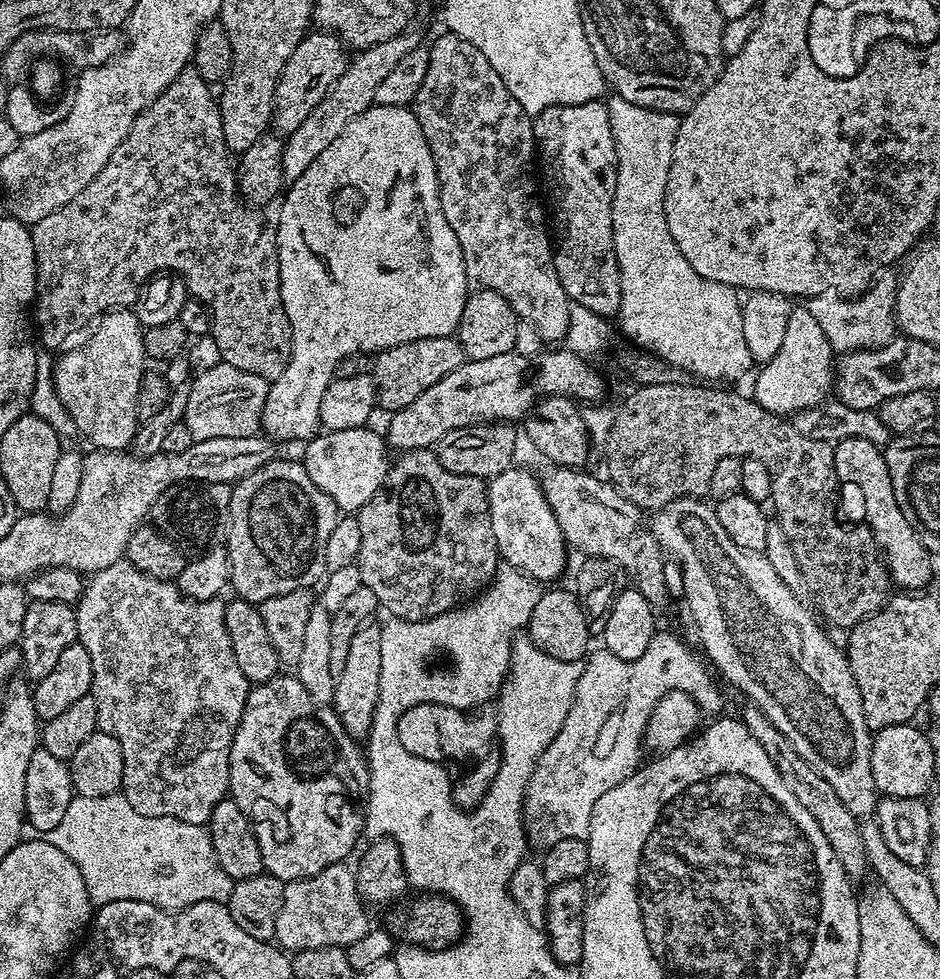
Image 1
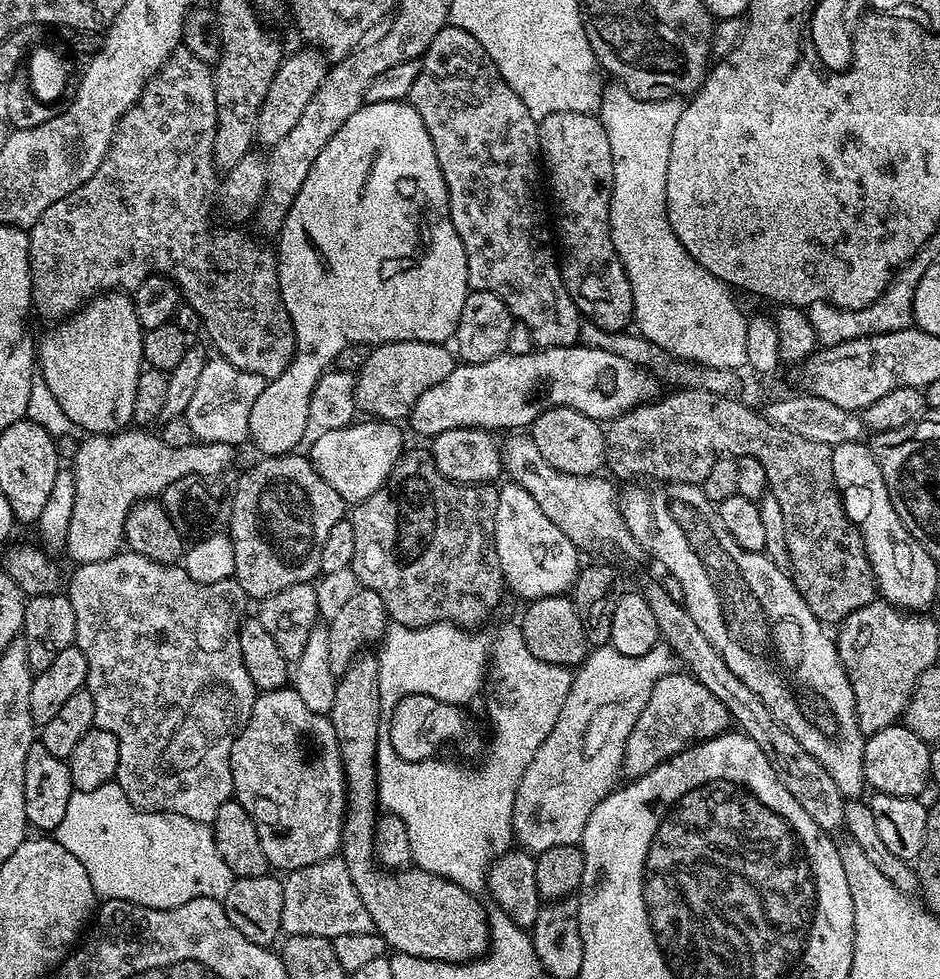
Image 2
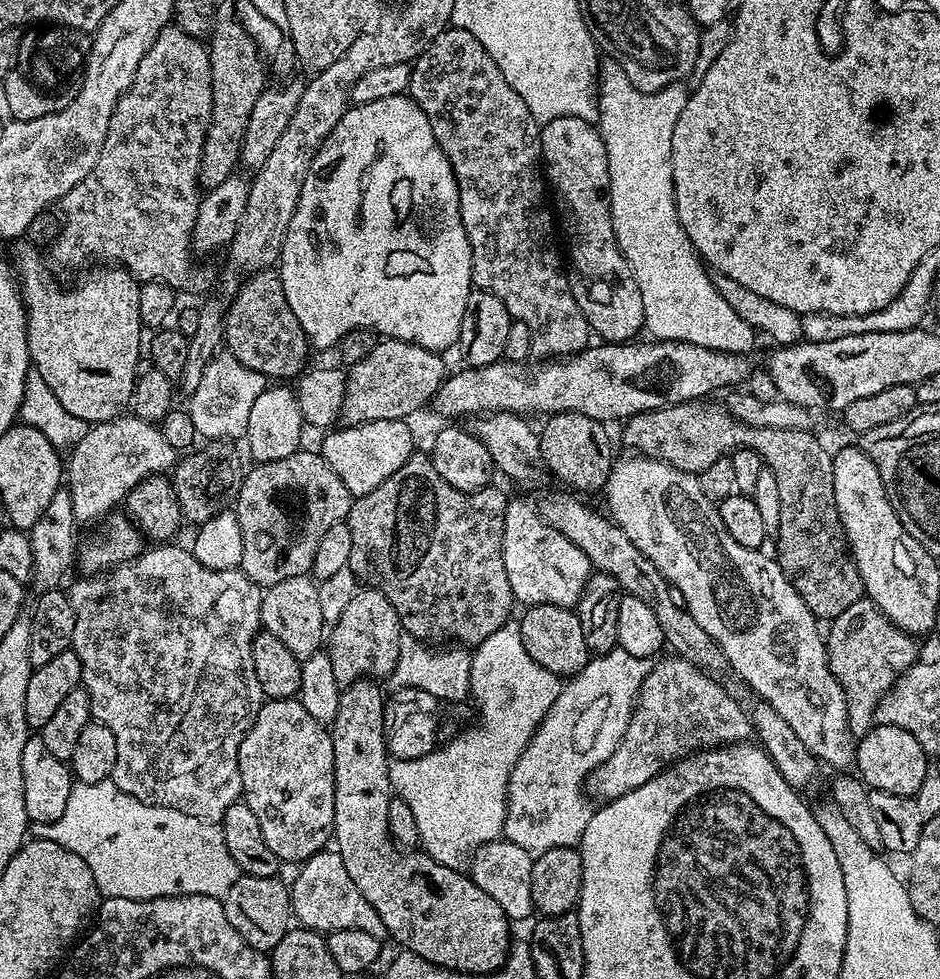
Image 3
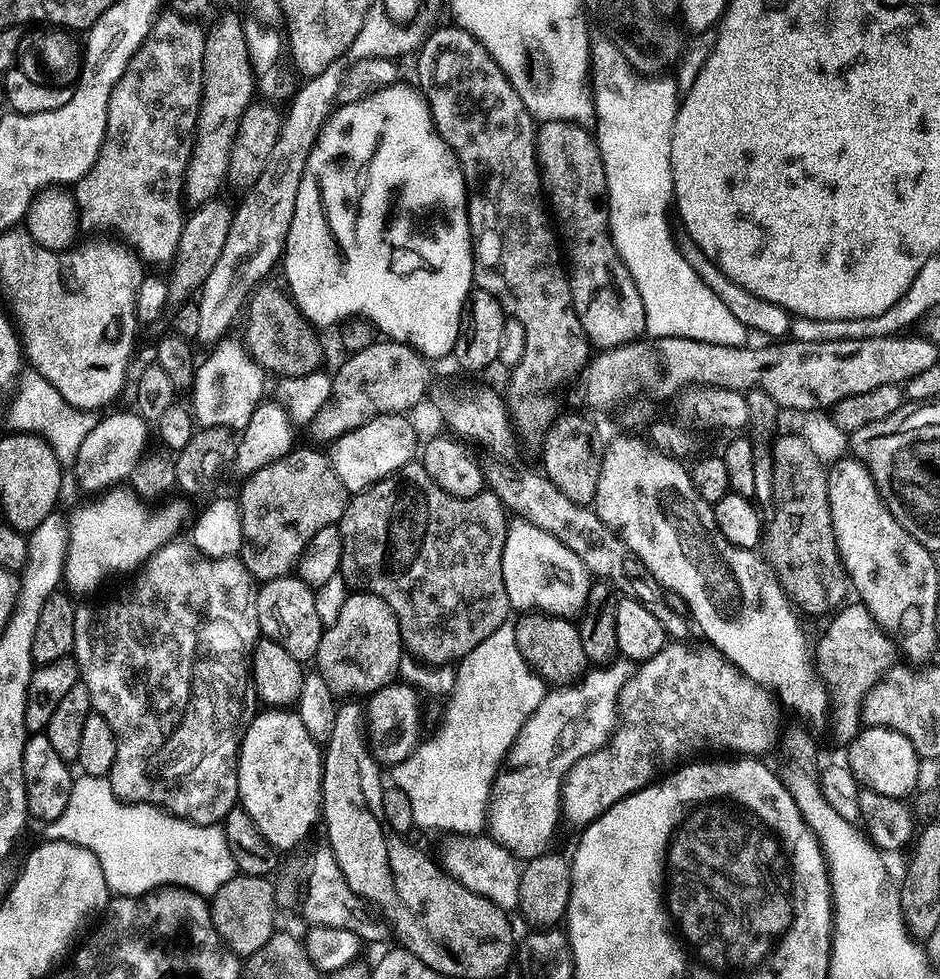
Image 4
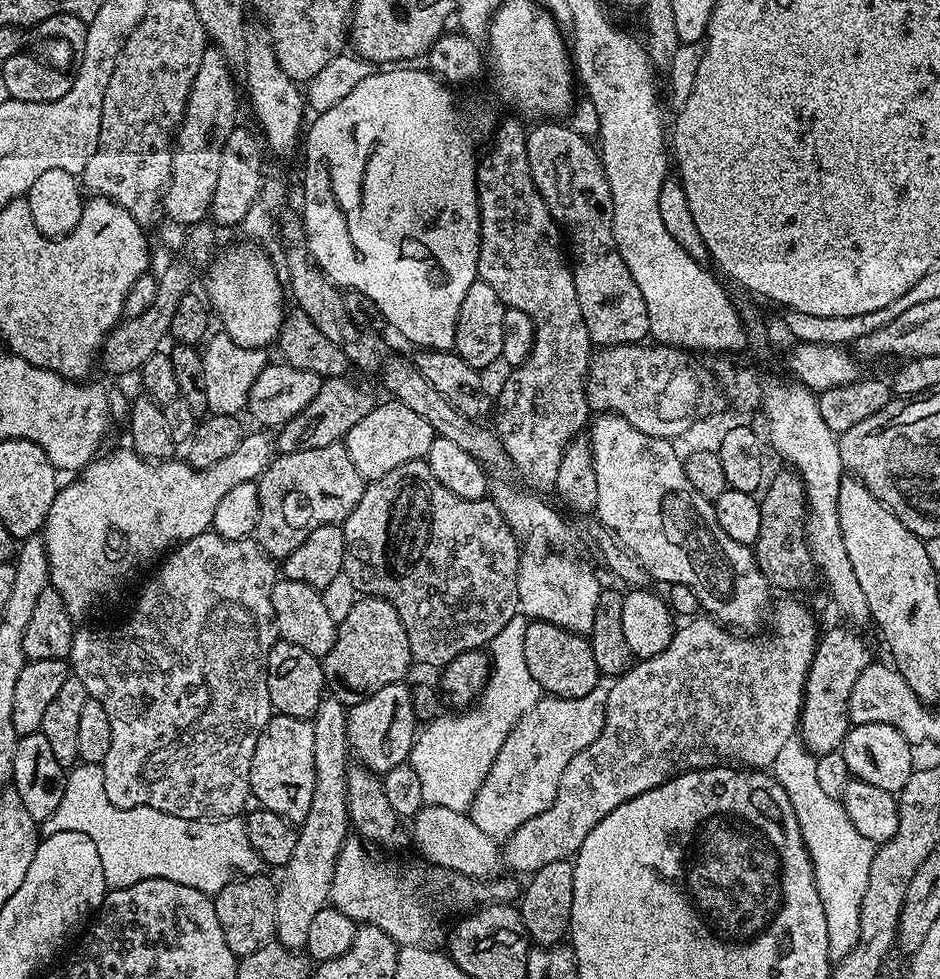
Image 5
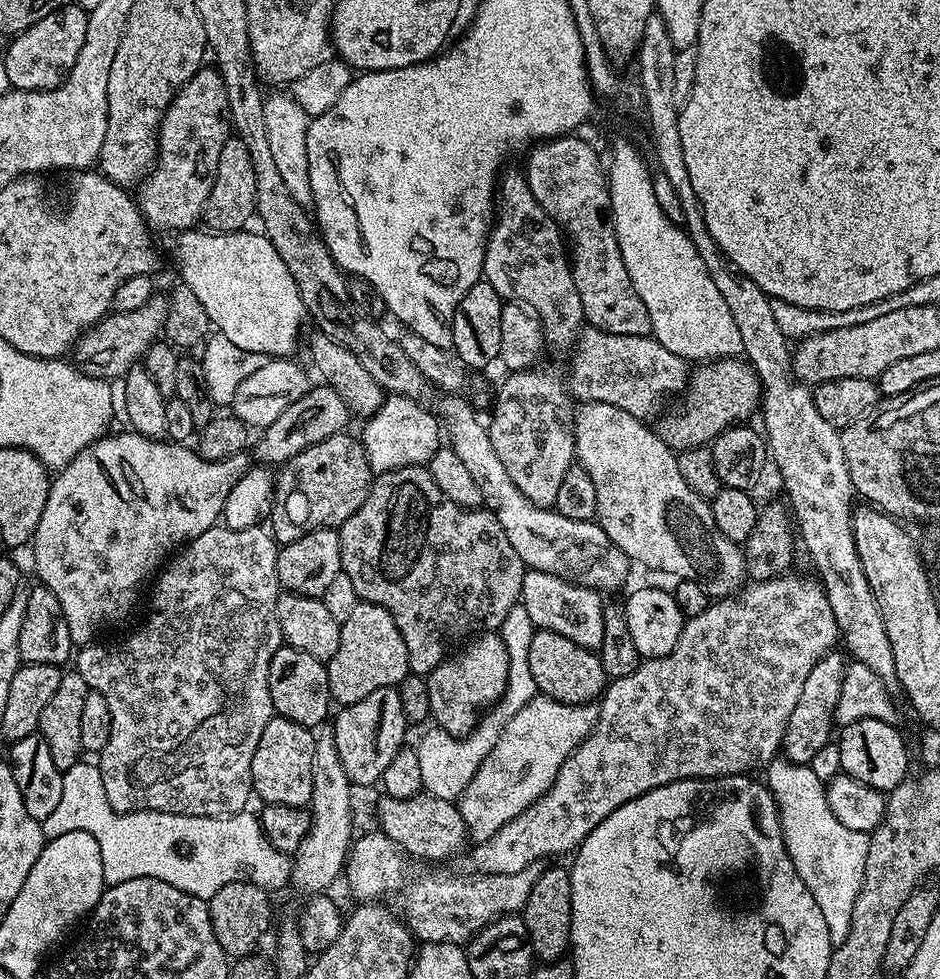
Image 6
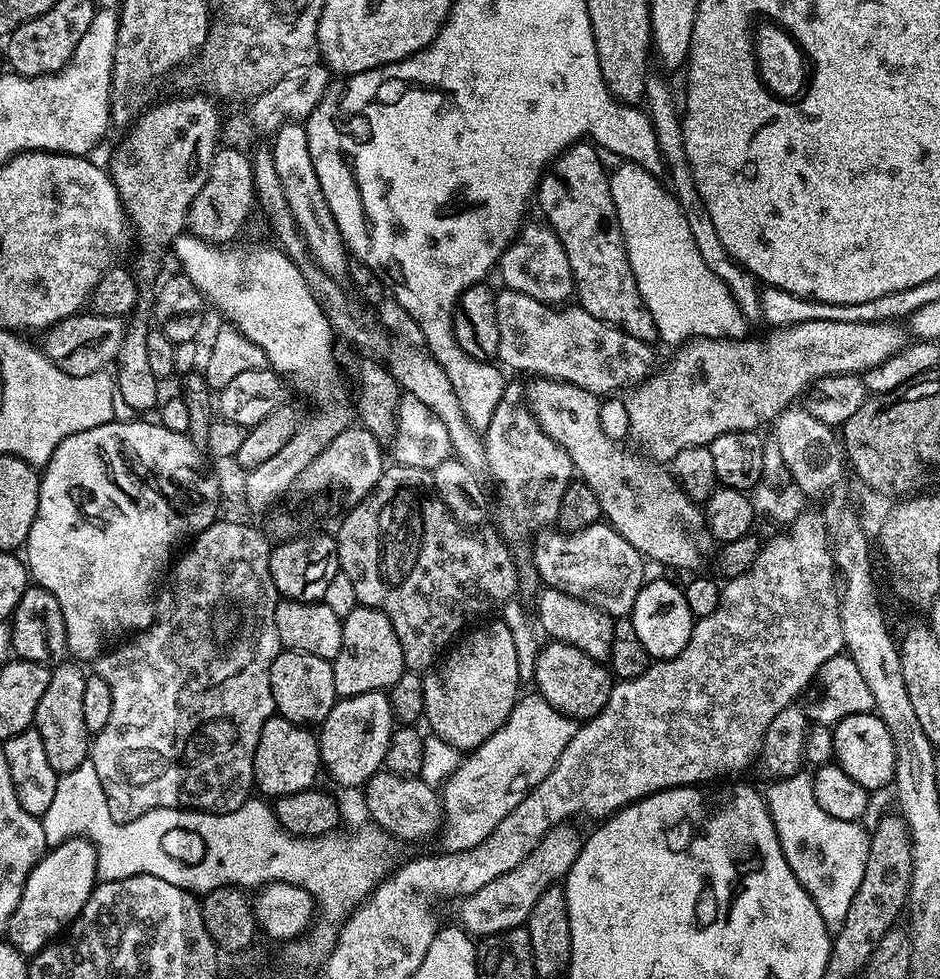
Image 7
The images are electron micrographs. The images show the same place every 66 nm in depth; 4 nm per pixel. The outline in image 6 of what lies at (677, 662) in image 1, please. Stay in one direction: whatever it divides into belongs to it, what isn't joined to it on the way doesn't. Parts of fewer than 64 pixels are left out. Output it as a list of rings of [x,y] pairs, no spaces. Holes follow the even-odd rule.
[[[538,694],[502,730],[498,742],[478,766],[474,778],[464,787],[458,807],[468,835],[479,842],[490,838],[506,822],[518,818],[538,797],[548,793],[562,762],[592,732],[598,708],[591,704],[563,704]]]

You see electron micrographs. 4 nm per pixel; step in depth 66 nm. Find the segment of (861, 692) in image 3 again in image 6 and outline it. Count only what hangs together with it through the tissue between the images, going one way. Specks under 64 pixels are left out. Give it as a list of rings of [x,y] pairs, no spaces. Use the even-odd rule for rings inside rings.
[[[833,650],[816,663],[810,674],[806,674],[802,694],[798,694],[798,706],[794,706],[788,725],[784,727],[782,752],[792,763],[809,765],[814,754],[818,754],[833,739],[834,717],[838,706],[838,694],[842,694],[845,667],[845,653]]]

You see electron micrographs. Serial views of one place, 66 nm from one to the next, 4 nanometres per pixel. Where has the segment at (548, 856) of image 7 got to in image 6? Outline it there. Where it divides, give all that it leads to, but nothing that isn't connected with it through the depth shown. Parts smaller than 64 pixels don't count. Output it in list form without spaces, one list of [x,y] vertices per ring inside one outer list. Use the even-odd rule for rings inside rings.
[[[374,830],[353,839],[346,872],[356,879],[356,892],[365,901],[375,901],[383,892],[396,892],[396,900],[404,911],[403,923],[408,925],[408,931],[417,941],[426,944],[460,938],[456,936],[462,935],[464,928],[479,930],[502,916],[523,913],[526,898],[530,898],[530,890],[534,890],[534,882],[538,882],[542,871],[540,864],[531,864],[526,870],[518,870],[518,874],[509,876],[447,876],[444,872],[420,872],[417,876],[408,876],[408,862],[409,857],[398,851],[387,834]]]

